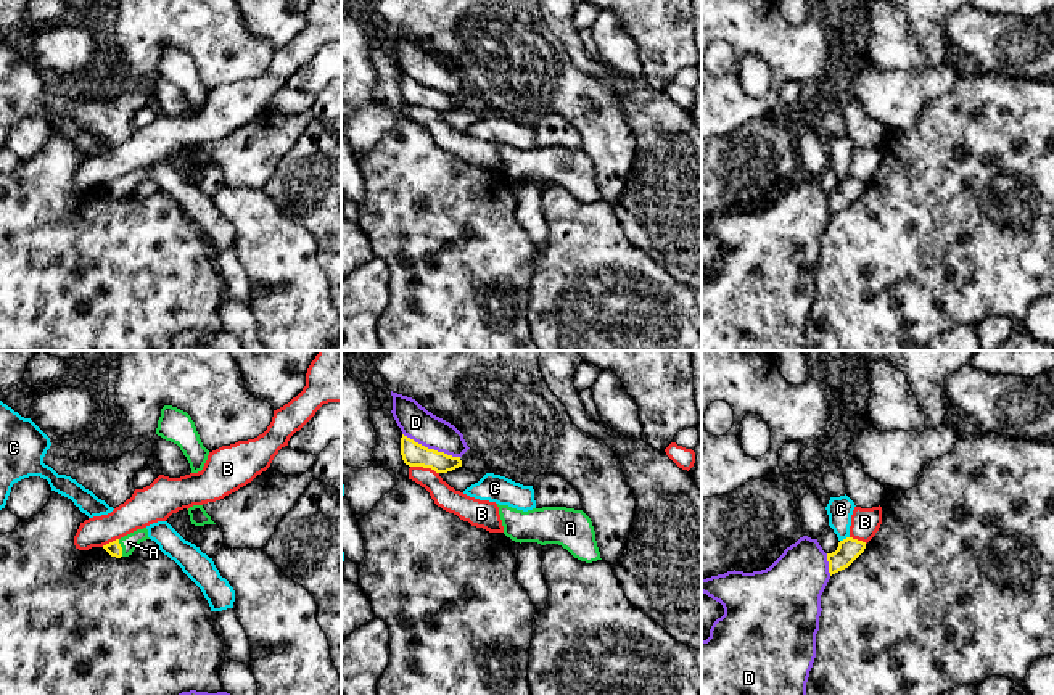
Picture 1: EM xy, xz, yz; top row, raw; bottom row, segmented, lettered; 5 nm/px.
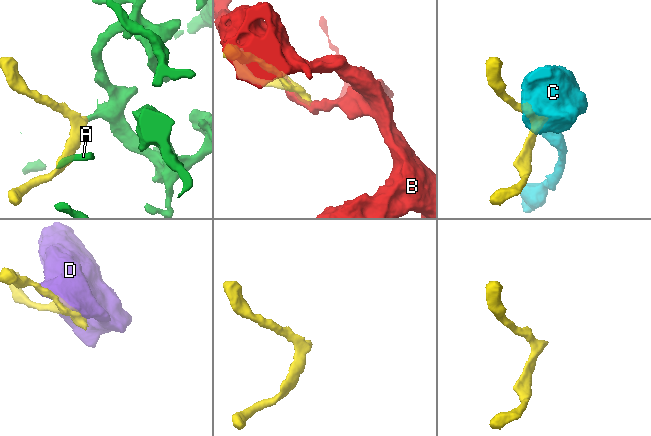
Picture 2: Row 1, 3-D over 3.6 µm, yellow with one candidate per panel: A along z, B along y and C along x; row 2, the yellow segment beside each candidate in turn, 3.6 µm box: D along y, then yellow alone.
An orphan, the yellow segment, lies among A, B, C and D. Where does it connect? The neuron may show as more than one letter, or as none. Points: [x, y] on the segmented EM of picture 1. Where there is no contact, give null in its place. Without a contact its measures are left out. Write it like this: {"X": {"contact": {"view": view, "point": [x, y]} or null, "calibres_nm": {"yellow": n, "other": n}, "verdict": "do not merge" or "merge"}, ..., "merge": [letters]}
{"A": {"contact": {"view": "xy", "point": [121, 547]}, "calibres_nm": {"yellow": 70, "other": 90}, "verdict": "merge"}, "B": {"contact": {"view": "xz", "point": [425, 467]}, "calibres_nm": {"yellow": 120, "other": 120}, "verdict": "do not merge"}, "C": {"contact": {"view": "yz", "point": [844, 539]}, "calibres_nm": {"yellow": 120, "other": 130}, "verdict": "do not merge"}, "D": {"contact": {"view": "xz", "point": [432, 449]}, "calibres_nm": {"yellow": 120, "other": 170}, "verdict": "do not merge"}, "merge": ["A"]}

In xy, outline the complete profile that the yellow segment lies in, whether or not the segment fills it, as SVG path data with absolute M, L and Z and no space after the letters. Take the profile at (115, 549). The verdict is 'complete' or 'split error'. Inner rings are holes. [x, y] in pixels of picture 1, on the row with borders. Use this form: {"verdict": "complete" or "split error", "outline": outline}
{"verdict": "split error", "outline": "M143 528L143 529L137 529L121 539L116 539L106 545L103 545L103 549L111 555L111 557L116 557L116 558L121 558L121 557L129 557L132 555L132 552L137 549L137 545L143 541L150 539L148 537L148 529Z"}

